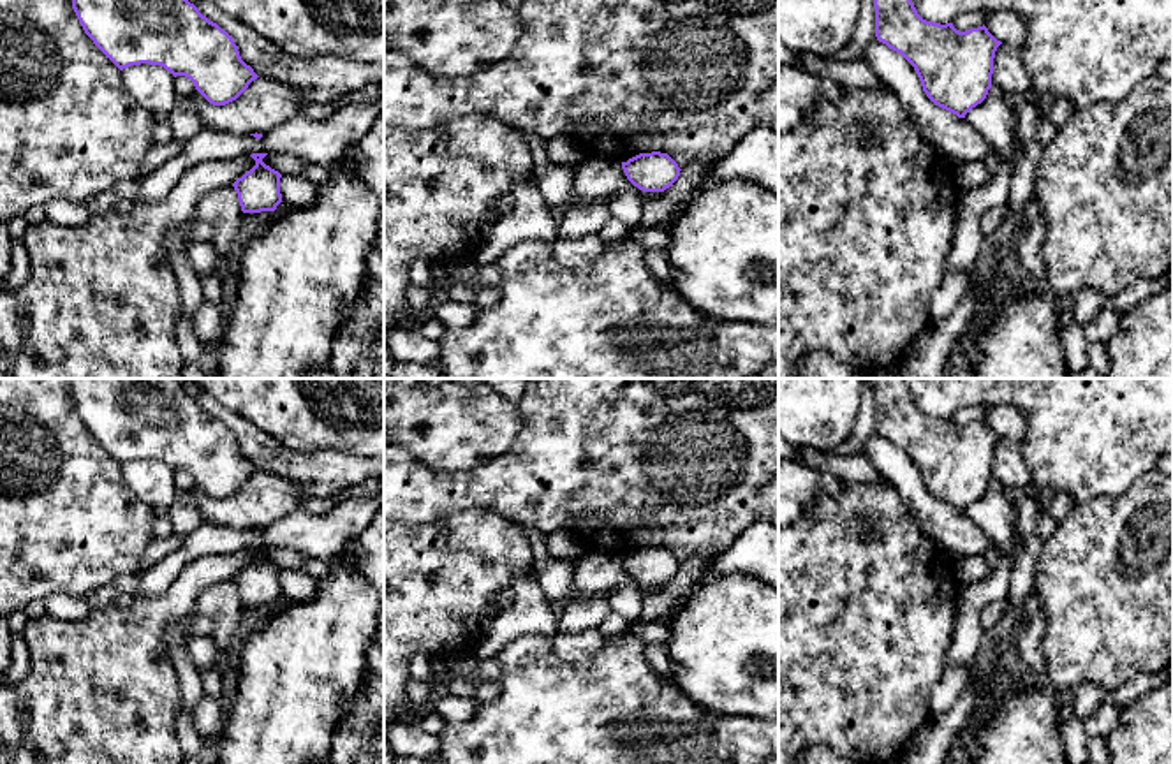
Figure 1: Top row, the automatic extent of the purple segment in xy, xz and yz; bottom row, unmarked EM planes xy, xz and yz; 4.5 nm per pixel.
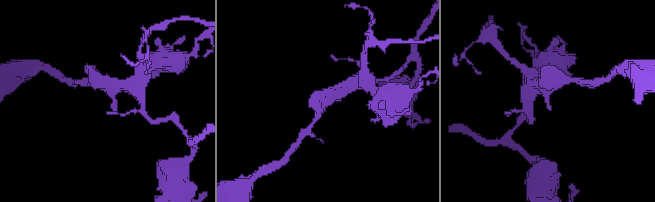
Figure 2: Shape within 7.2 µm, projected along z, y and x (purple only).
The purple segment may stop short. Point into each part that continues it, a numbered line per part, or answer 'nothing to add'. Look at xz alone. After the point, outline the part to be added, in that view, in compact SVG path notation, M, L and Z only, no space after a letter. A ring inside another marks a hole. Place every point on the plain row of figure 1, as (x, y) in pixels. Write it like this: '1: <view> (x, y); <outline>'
nothing to add

